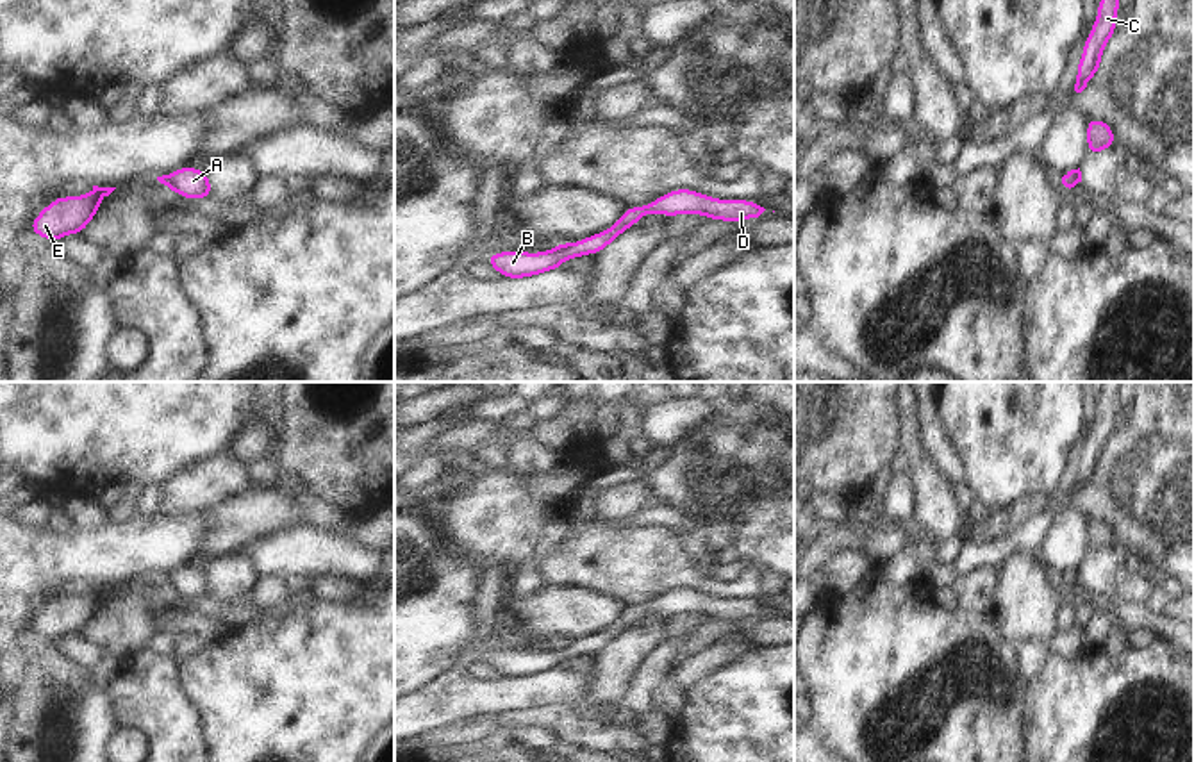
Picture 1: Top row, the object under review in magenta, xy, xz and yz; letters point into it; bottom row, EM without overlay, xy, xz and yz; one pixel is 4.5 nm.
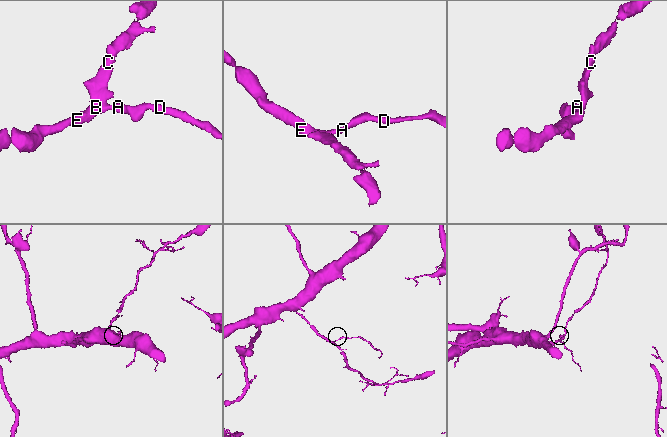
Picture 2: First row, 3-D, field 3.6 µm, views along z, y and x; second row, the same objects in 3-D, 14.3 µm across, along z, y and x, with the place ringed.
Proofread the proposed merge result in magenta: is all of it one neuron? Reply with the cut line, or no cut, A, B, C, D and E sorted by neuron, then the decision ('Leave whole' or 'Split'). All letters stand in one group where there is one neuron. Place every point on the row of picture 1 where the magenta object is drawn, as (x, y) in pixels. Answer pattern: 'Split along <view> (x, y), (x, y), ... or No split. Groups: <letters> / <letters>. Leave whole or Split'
No split. Groups: A B C D E. Leave whole.

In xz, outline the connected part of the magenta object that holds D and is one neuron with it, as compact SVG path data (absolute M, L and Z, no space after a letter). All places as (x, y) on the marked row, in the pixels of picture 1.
M689 187L673 189L650 203L626 207L621 218L607 230L587 236L576 243L560 243L551 250L539 253L512 250L496 252L491 253L485 262L503 278L530 278L544 271L559 269L564 261L601 253L614 239L618 239L625 230L632 228L648 212L671 218L678 214L700 214L717 221L741 223L744 219L759 218L764 211L766 209L755 200L719 200L703 193L696 193Z

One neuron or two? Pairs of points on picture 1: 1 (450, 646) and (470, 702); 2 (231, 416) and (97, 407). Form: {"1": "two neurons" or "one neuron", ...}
{"1": "two neurons", "2": "one neuron"}

